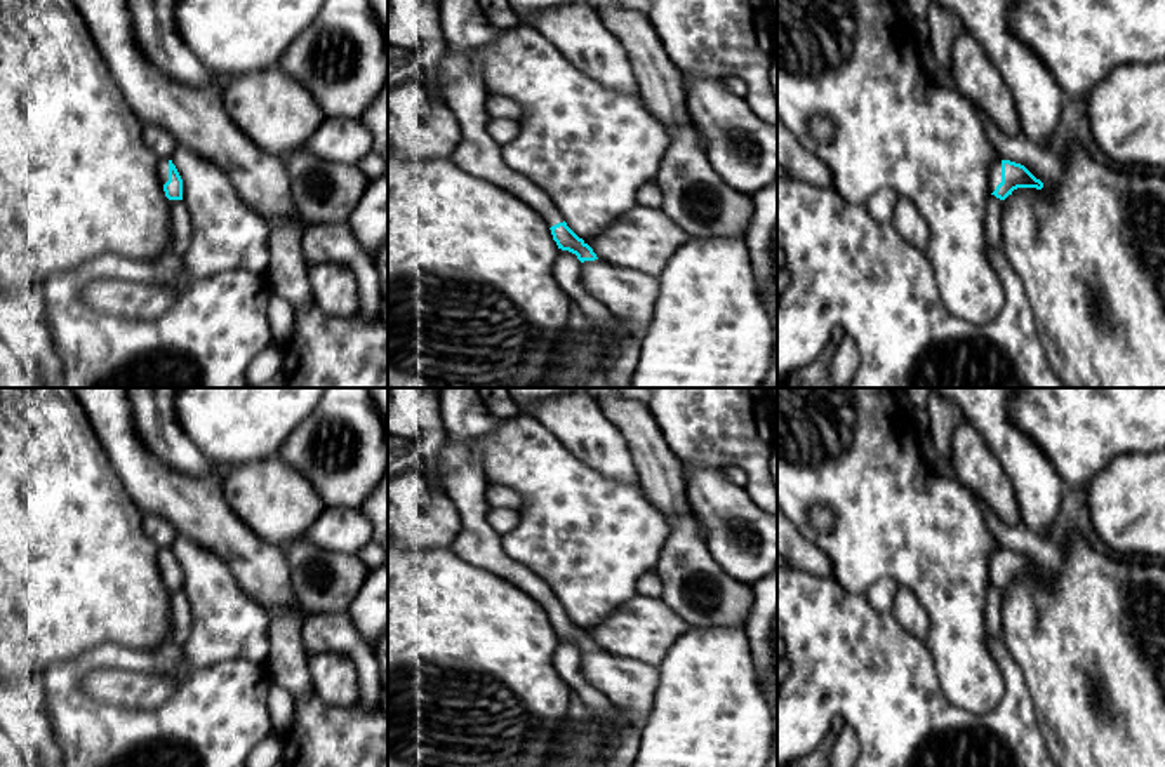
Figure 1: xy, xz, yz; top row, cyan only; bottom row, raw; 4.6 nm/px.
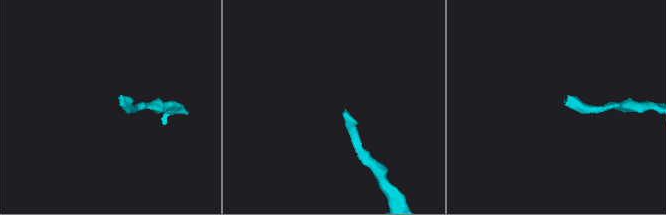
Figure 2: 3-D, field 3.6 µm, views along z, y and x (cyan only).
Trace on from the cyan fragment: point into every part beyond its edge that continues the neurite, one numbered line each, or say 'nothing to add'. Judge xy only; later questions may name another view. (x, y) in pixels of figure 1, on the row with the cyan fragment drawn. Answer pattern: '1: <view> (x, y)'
1: xy (162, 167)

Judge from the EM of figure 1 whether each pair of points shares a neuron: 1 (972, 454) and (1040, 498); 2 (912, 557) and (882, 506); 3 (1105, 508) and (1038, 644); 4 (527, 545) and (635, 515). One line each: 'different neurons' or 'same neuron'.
1: different neurons
2: same neuron
3: different neurons
4: same neuron

